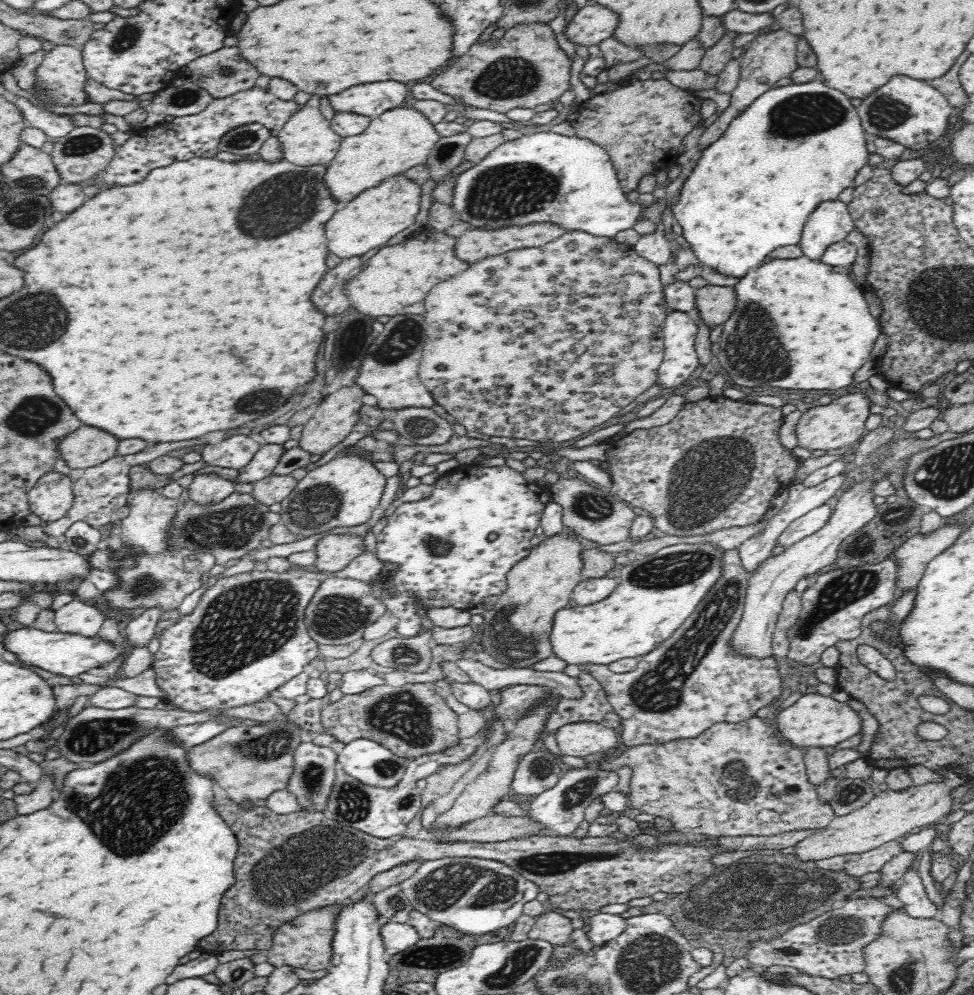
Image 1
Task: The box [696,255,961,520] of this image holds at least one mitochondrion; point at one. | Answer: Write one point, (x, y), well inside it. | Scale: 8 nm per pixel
(754, 351)

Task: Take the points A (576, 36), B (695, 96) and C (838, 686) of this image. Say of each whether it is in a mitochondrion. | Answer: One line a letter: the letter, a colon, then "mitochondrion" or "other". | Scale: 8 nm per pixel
A: other
B: other
C: other

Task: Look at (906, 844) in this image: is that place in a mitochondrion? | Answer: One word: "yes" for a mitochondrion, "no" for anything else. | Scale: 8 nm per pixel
no

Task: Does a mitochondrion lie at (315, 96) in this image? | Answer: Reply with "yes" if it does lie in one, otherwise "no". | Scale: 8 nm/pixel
no

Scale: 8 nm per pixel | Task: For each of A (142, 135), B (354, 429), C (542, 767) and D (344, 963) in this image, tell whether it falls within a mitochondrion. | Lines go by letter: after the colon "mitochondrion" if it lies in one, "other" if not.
A: other
B: other
C: mitochondrion
D: other

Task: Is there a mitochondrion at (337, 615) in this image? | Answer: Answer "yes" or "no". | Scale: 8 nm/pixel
yes

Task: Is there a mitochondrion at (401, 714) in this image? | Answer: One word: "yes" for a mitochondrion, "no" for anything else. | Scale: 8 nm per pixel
yes

